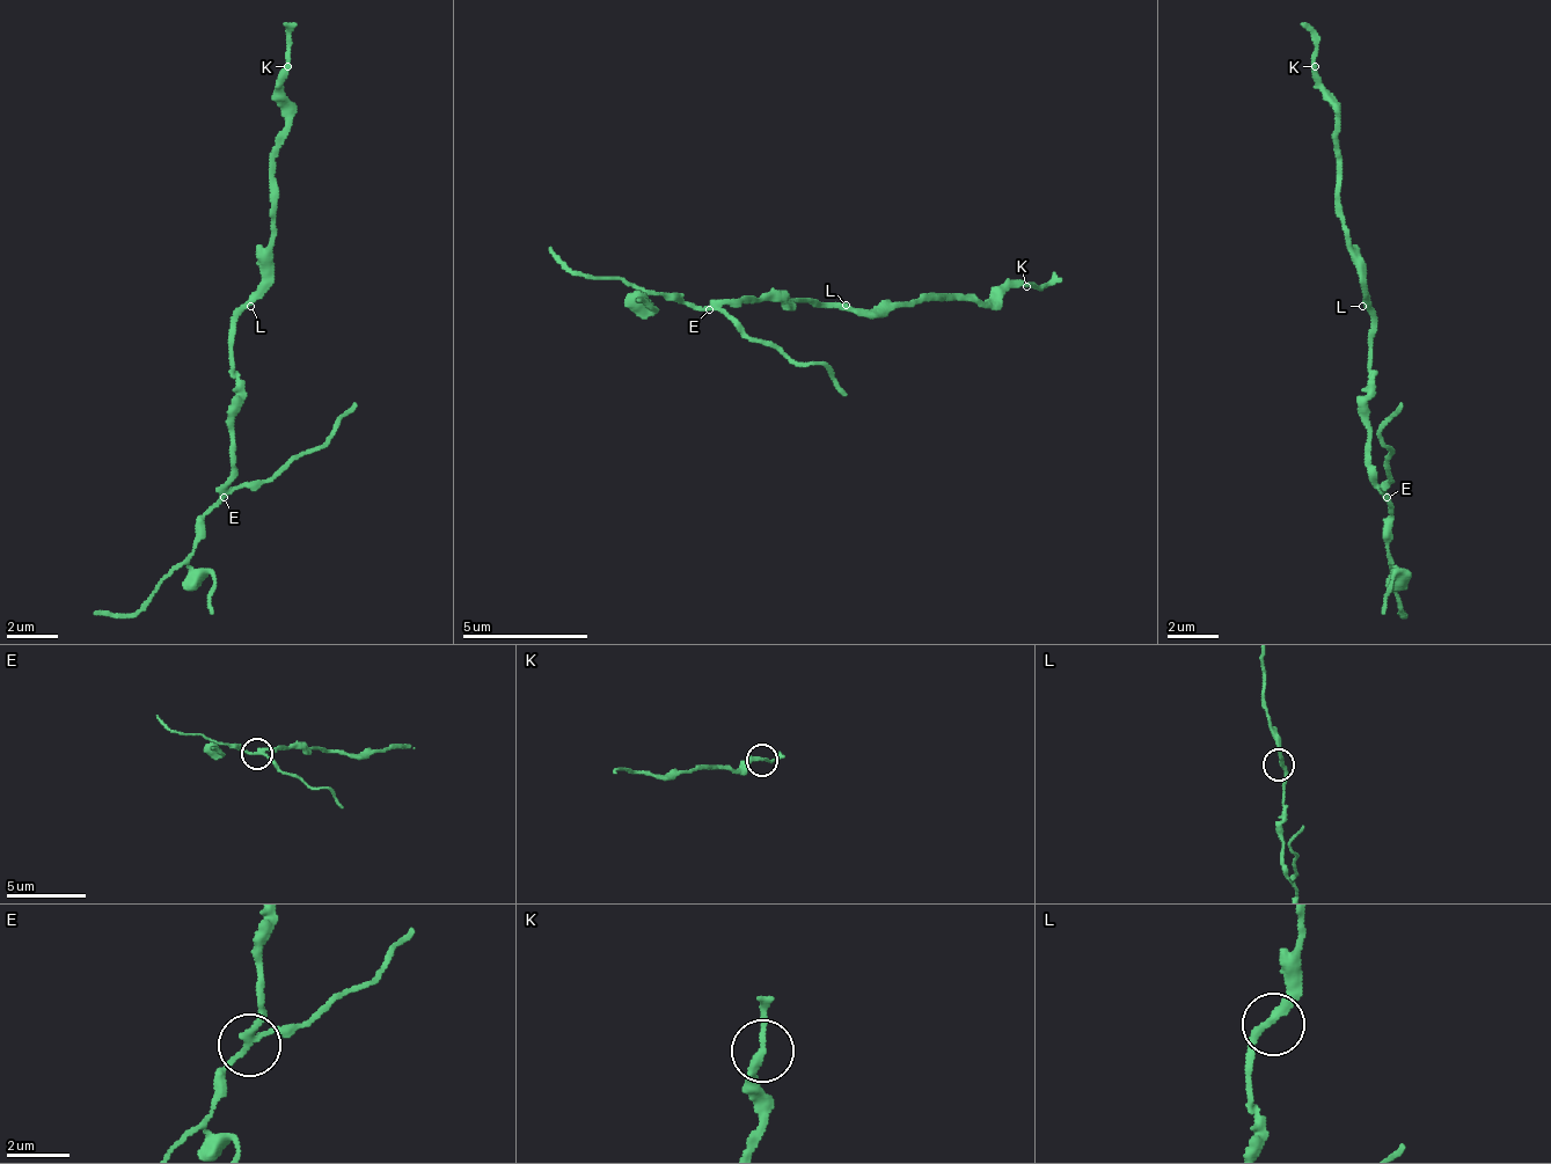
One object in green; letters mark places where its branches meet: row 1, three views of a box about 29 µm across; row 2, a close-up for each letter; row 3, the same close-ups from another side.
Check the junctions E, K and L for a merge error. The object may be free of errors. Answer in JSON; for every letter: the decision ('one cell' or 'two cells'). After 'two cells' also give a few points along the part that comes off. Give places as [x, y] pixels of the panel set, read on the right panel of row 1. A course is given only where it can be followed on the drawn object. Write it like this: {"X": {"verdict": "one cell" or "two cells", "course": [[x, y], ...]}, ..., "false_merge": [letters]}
{"E": {"verdict": "two cells", "course": [[1389, 496], [1387, 558], [1405, 609], [1399, 609]]}, "K": {"verdict": "one cell"}, "L": {"verdict": "one cell"}, "false_merge": ["E"]}

